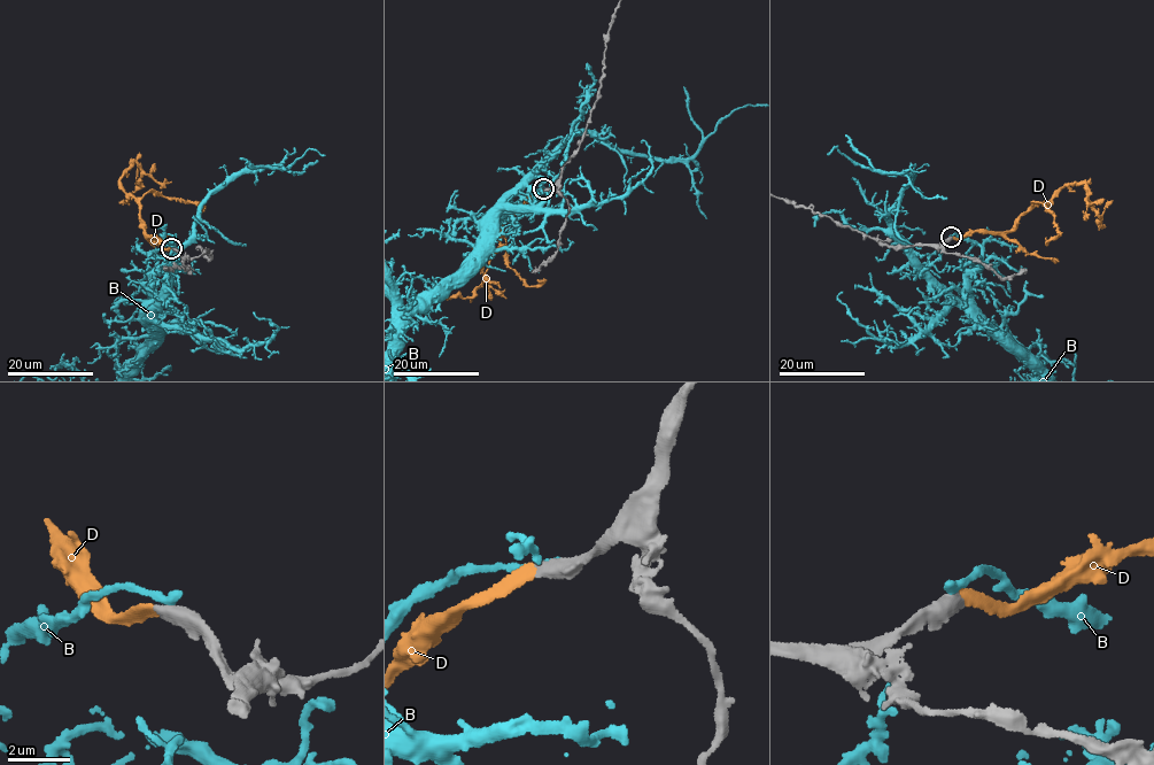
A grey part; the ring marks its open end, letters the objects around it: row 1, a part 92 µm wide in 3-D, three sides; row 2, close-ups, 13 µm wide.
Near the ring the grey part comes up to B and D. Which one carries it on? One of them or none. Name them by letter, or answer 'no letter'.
D

